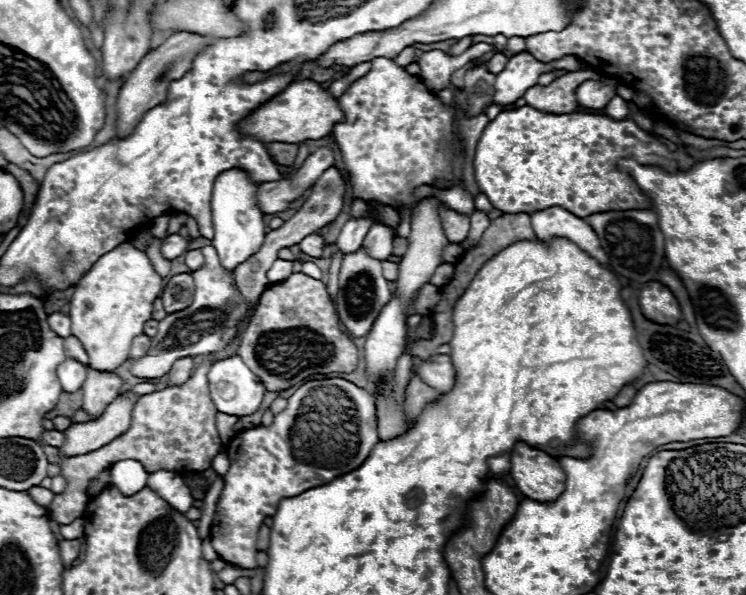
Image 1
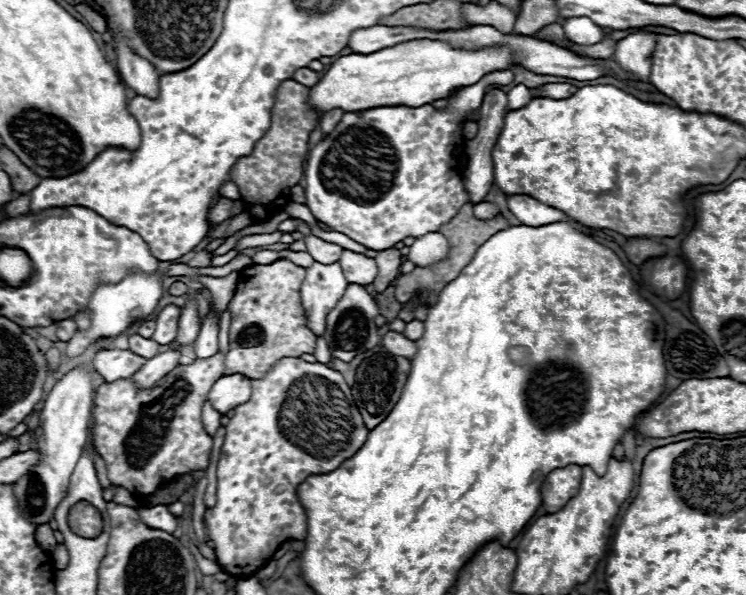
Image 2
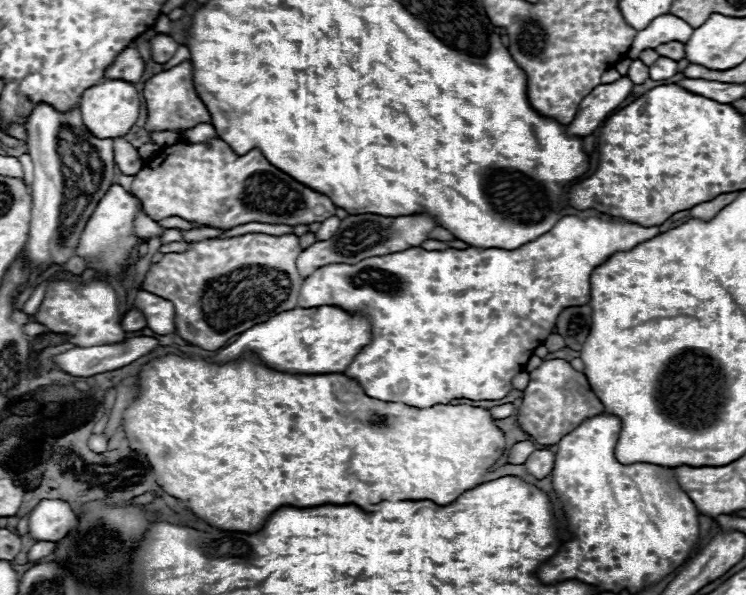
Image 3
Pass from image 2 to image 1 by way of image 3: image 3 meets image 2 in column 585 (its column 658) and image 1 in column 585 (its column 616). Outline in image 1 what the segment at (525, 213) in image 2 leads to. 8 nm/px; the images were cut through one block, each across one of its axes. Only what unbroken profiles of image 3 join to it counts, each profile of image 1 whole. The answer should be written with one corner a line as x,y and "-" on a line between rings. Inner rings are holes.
560,206
536,210
530,214
530,224
540,240
548,240
552,236
564,236
570,242
574,242
578,248
582,248
586,254
596,258
602,266
608,266
608,256
602,250
596,232
572,212

